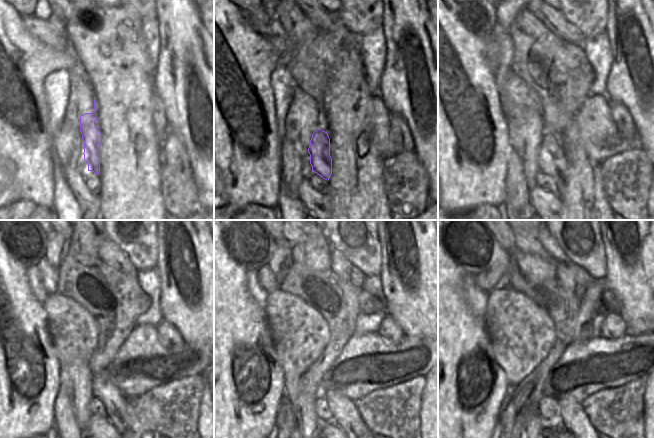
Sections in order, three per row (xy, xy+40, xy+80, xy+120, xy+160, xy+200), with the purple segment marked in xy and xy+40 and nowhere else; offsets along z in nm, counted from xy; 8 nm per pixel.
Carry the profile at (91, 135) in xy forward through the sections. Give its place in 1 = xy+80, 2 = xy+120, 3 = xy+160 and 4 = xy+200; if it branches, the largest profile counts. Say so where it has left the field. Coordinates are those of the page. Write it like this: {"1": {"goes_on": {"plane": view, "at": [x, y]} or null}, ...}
{"1": {"goes_on": {"plane": "xy+80", "at": [551, 161]}}, "2": {"goes_on": {"plane": "xy+120", "at": [117, 407]}}, "3": {"goes_on": {"plane": "xy+160", "at": [346, 415]}}, "4": {"goes_on": {"plane": "xy+200", "at": [572, 416]}}}

